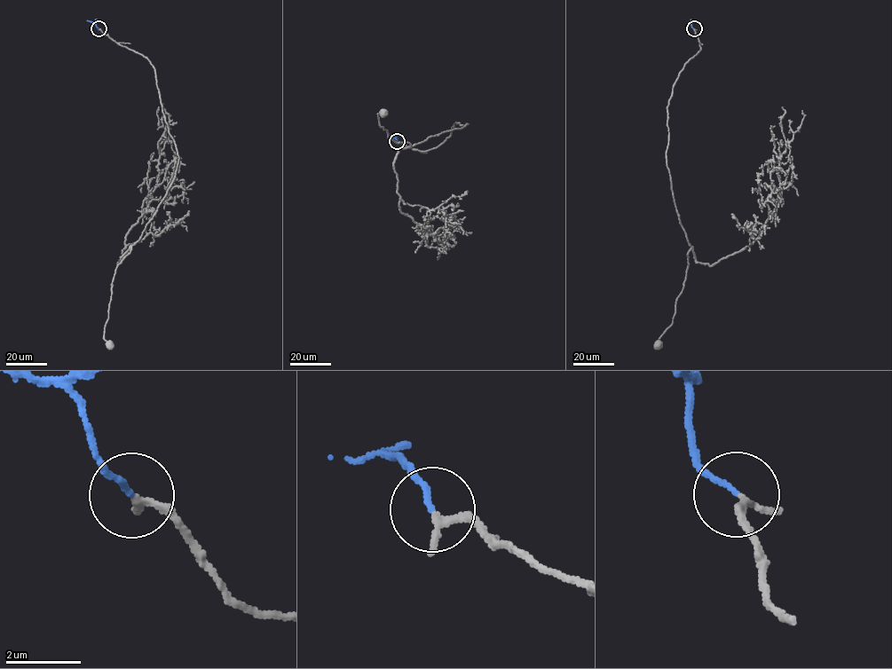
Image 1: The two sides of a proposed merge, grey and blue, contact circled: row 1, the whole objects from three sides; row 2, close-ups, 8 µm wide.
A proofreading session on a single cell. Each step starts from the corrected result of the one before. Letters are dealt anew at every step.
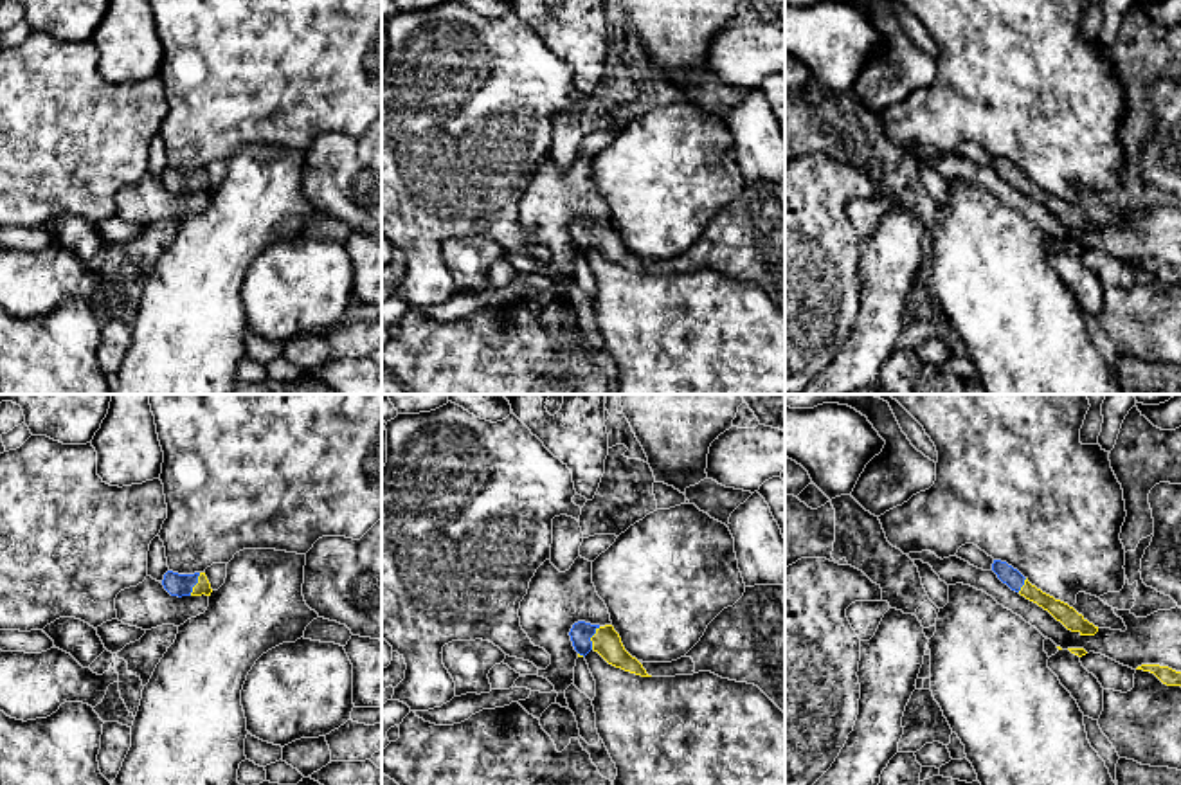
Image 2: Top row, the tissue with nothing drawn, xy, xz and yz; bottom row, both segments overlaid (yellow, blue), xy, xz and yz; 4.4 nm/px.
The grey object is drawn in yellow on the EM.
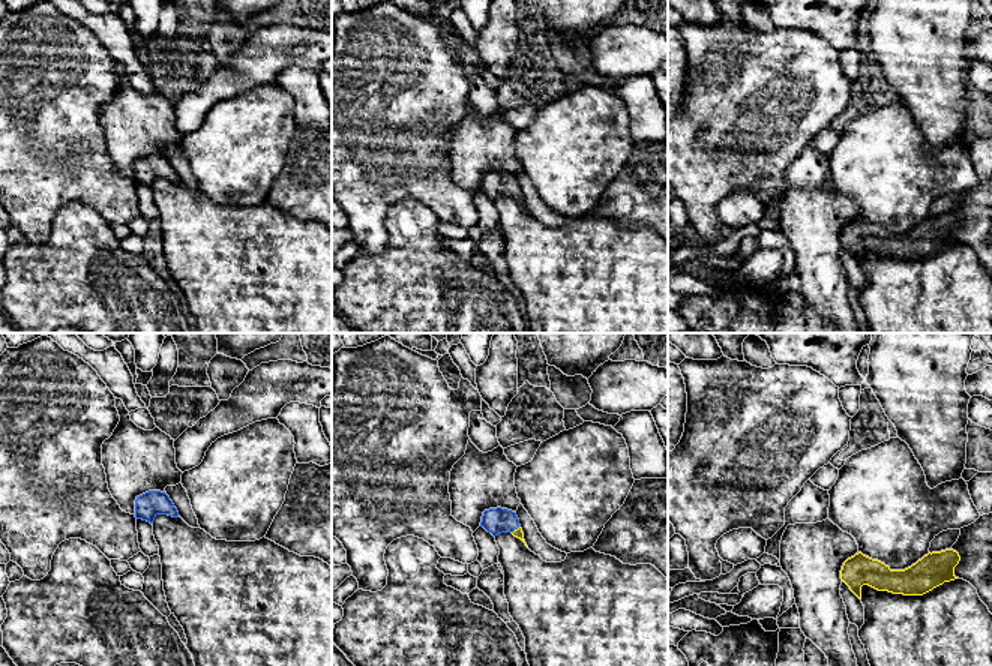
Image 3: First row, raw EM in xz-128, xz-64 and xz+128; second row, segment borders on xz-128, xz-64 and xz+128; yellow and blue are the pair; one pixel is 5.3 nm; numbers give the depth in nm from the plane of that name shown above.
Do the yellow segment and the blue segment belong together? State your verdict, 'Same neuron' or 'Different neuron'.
Same neuron

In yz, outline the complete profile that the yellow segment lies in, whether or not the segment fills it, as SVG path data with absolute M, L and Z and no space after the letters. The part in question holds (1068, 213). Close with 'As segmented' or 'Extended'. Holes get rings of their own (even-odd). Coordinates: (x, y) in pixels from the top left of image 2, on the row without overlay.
M994 157L992 167L997 175L1006 180L1012 187L1019 189L1026 196L1037 200L1044 207L1048 207L1057 218L1060 218L1068 227L1078 229L1080 232L1095 232L1098 223L1089 220L1082 211L1078 211L1068 200L1055 196L1053 193L1042 189L1035 182L1028 178L1017 166L1008 162L1006 158Z. Extended

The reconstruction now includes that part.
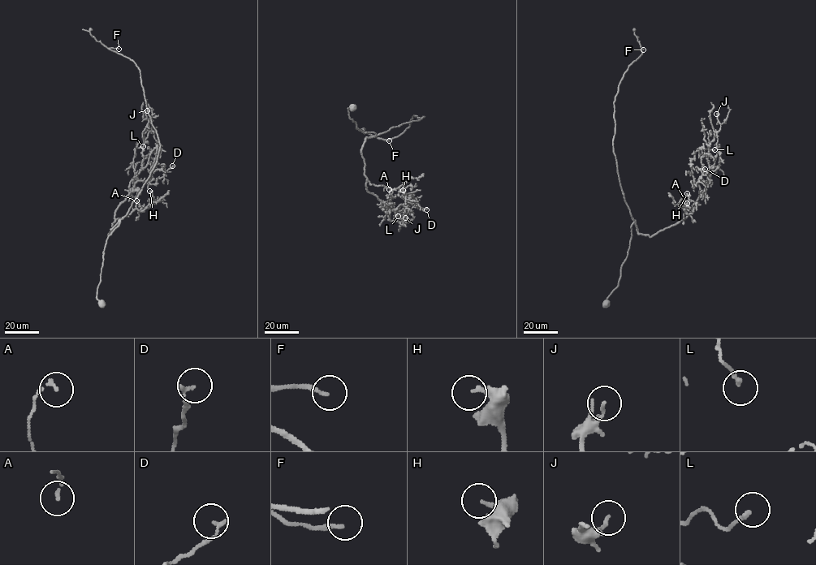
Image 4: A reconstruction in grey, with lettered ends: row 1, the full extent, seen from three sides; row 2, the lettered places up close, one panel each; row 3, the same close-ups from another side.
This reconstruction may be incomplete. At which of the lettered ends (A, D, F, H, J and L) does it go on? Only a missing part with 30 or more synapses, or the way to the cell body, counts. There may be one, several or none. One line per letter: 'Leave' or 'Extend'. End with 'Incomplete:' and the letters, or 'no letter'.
A: Leave
D: Leave
F: Extend
H: Leave
J: Leave
L: Leave
Incomplete: F

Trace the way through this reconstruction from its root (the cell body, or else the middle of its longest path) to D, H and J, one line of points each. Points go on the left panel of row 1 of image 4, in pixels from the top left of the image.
D: (101, 304), (97, 297), (104, 250), (119, 223), (108, 236), (115, 210), (137, 181), (161, 178), (172, 166)
H: (101, 304), (104, 250), (119, 222), (108, 236), (112, 224), (143, 211), (149, 191)
J: (101, 304), (104, 250), (119, 223), (108, 236), (115, 210), (141, 168), (143, 134), (152, 127), (147, 110)

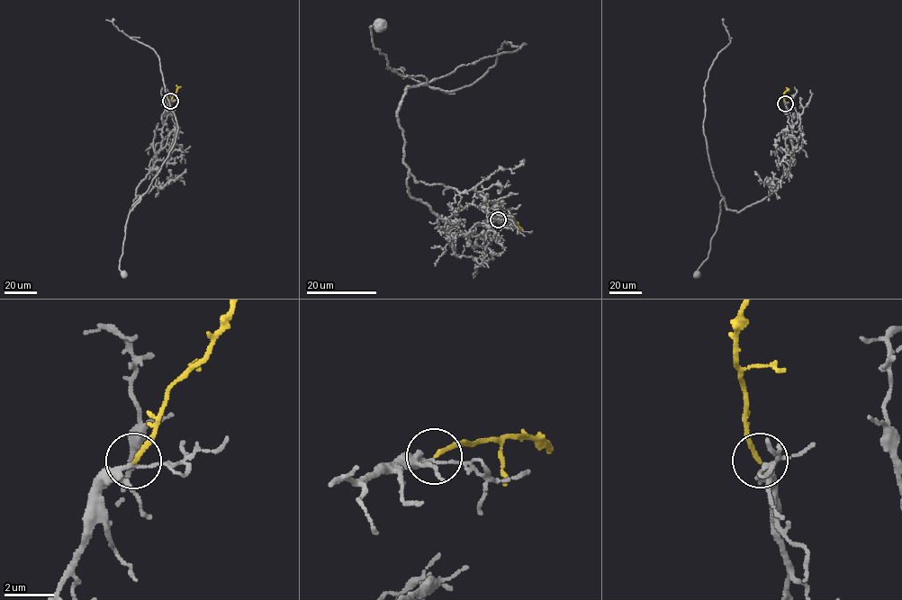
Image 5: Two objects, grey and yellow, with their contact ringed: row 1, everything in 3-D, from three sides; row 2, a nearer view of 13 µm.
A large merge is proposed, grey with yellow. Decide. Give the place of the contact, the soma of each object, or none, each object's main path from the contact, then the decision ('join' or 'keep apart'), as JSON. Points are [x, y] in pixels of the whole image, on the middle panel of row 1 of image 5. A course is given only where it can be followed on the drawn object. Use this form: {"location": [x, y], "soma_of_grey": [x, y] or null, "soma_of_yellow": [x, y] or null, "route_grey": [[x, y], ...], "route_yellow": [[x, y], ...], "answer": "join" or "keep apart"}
{"location": [498, 219], "soma_of_grey": [380, 25], "soma_of_yellow": null, "route_grey": [[498, 219], [446, 234], [410, 195], [397, 114], [407, 88], [426, 78], [388, 67], [374, 48], [378, 25]], "route_yellow": [[498, 219], [511, 217], [515, 222]], "answer": "join"}

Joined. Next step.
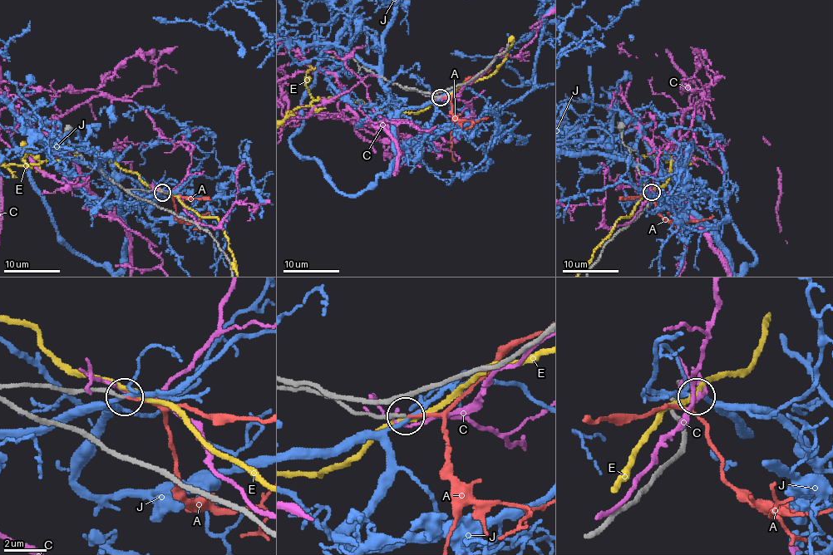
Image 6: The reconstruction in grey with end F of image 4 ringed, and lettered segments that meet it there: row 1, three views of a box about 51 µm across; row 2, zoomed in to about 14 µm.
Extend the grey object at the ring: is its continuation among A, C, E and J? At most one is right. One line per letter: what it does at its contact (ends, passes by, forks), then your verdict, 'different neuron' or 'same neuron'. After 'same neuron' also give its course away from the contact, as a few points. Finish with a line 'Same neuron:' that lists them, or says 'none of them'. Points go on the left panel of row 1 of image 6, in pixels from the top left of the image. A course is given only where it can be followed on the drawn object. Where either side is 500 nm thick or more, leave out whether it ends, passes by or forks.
A: it ends; same neuron; course (162, 192), (172, 196), (178, 222), (184, 214)
C: it forks; different neuron
E: it passes by; different neuron
J: it passes by; different neuron
Same neuron: A

